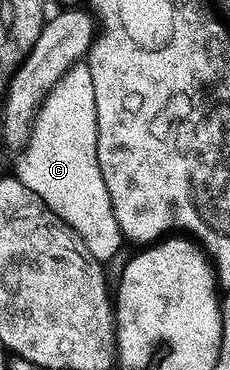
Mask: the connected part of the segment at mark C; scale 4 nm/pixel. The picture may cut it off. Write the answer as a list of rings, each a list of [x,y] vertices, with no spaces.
[[[79,63],[66,73],[44,100],[32,127],[32,136],[20,157],[22,157],[20,172],[18,171],[20,181],[30,186],[30,190],[34,190],[34,194],[38,194],[42,202],[46,202],[46,206],[54,216],[65,220],[84,239],[90,254],[94,254],[99,264],[111,265],[111,260],[126,248],[126,241],[118,226],[118,218],[110,202],[110,190],[106,190],[106,178],[102,178],[102,166],[98,162],[98,110],[94,94],[94,78],[87,63]]]

